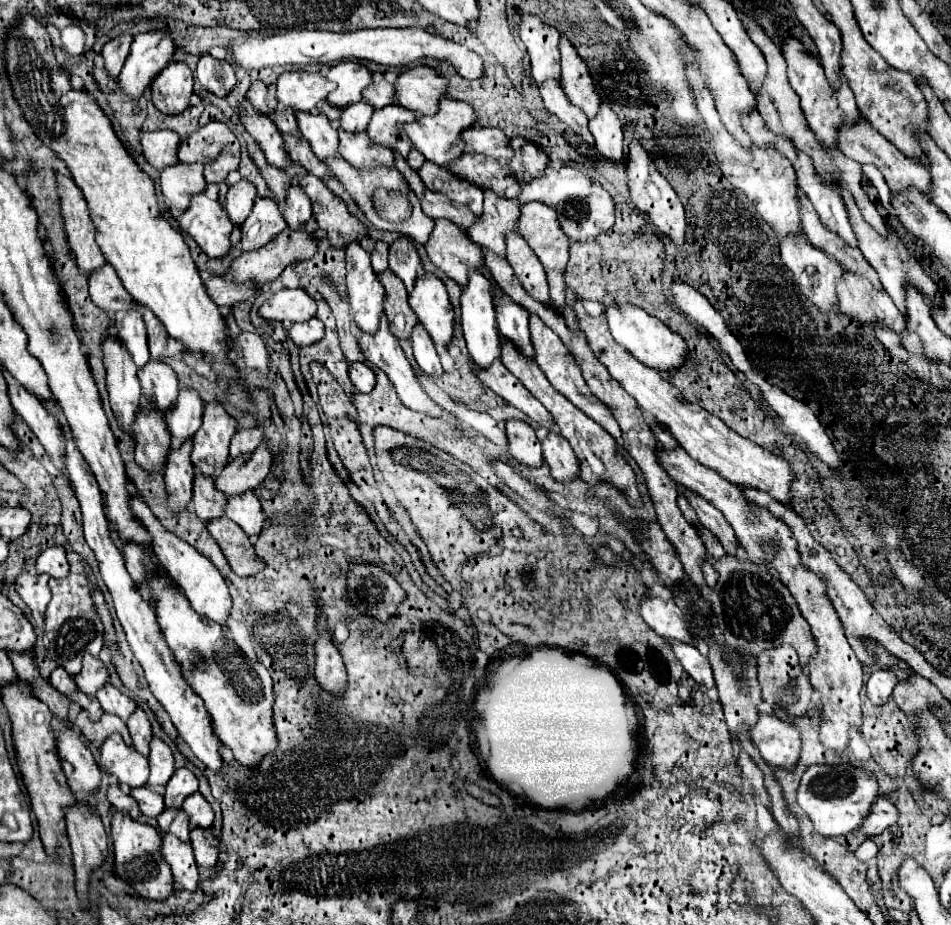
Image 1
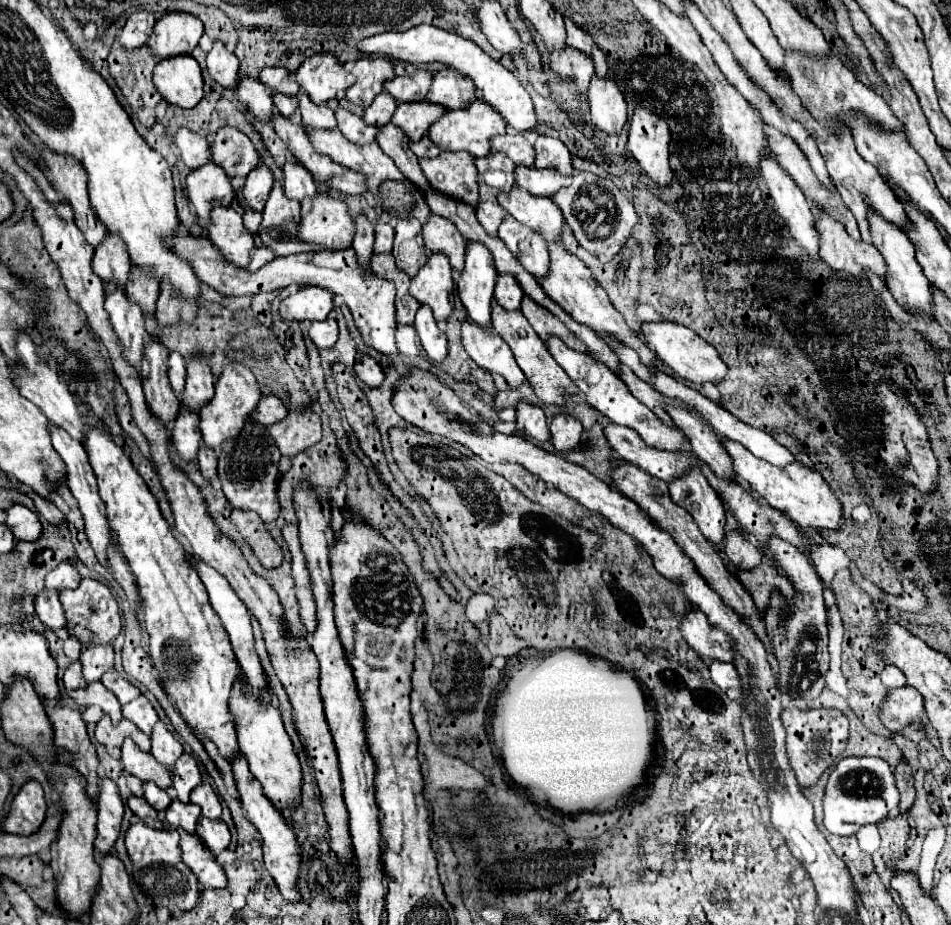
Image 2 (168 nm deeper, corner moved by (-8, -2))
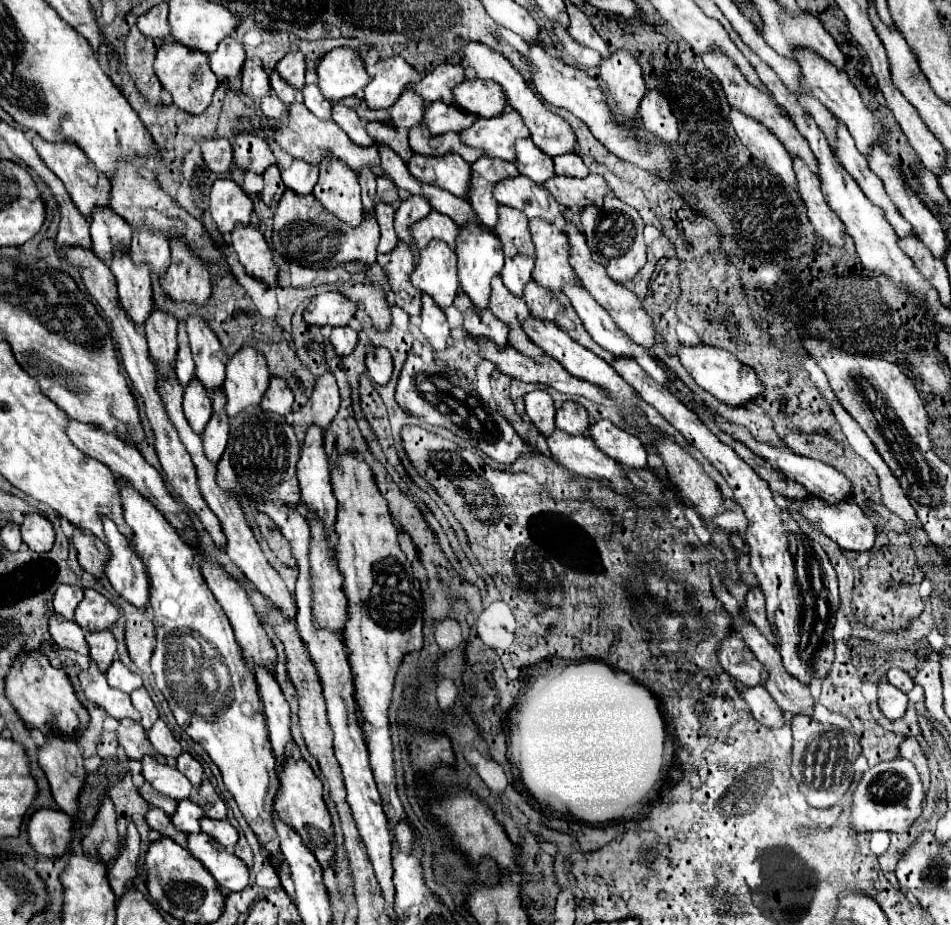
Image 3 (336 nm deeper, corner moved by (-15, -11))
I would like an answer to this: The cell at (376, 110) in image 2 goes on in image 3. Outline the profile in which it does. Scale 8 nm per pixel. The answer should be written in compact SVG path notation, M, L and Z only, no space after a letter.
M406 89L398 97L398 101L390 107L390 125L396 129L416 127L422 121L424 107L426 107L426 103L416 95L416 91Z

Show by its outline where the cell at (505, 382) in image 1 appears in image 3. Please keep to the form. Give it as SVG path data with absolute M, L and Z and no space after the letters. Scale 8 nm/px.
M466 295L454 299L454 305L462 311L464 329L472 339L488 339L496 347L508 347L508 327L498 321L492 311L478 309Z

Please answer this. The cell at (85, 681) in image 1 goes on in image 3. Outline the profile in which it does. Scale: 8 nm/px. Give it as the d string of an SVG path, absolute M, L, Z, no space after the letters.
M110 631L88 633L86 643L90 647L90 659L100 667L102 673L108 671L112 661L116 659L116 639Z

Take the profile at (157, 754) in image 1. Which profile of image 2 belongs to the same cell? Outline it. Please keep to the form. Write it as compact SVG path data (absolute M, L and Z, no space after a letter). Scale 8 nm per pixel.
M157 722L151 732L151 754L163 764L163 766L173 766L173 762L183 754L181 742L165 728L163 722Z

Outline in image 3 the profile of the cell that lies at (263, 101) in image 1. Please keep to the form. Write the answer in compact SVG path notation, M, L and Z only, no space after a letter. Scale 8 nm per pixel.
M290 51L286 57L280 59L276 65L278 75L296 91L302 91L304 87L304 55L300 51Z

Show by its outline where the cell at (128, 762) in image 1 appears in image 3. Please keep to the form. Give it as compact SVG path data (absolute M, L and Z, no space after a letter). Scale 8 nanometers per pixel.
M144 757L142 761L142 775L144 779L162 795L168 795L176 801L188 799L190 797L190 781L176 769L170 765L162 765L158 763L154 757Z

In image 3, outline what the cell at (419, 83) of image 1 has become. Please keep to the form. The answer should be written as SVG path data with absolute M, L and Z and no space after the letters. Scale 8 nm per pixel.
M466 79L454 89L454 105L478 117L494 117L502 113L506 97L498 83L490 79Z

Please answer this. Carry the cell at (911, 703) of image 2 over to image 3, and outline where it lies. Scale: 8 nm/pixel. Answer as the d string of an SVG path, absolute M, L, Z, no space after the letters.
M880 683L878 685L878 705L886 719L896 721L896 719L902 719L908 709L908 695L892 687L890 683Z

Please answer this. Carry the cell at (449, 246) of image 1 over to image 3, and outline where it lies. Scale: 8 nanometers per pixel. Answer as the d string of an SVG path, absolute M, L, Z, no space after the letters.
M430 213L420 223L414 225L414 239L416 239L418 249L424 249L430 241L440 239L440 241L448 243L448 247L454 251L458 231L460 229L456 227L456 223L452 223L452 219L448 219L448 215Z

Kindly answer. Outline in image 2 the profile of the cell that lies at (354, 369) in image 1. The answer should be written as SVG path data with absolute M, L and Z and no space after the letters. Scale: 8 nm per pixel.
M359 354L357 356L355 370L357 370L357 376L369 386L379 386L385 378L381 364L375 358L371 358L369 354Z

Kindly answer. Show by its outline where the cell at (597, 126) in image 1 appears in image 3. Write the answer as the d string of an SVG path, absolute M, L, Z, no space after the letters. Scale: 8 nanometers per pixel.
M614 51L600 63L600 79L616 103L624 119L632 119L638 113L638 105L646 93L642 69L630 51Z

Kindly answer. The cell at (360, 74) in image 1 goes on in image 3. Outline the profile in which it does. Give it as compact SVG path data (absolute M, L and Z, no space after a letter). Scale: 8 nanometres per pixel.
M390 57L368 67L372 81L364 89L364 101L370 109L388 109L400 97L400 93L420 79L402 57Z

